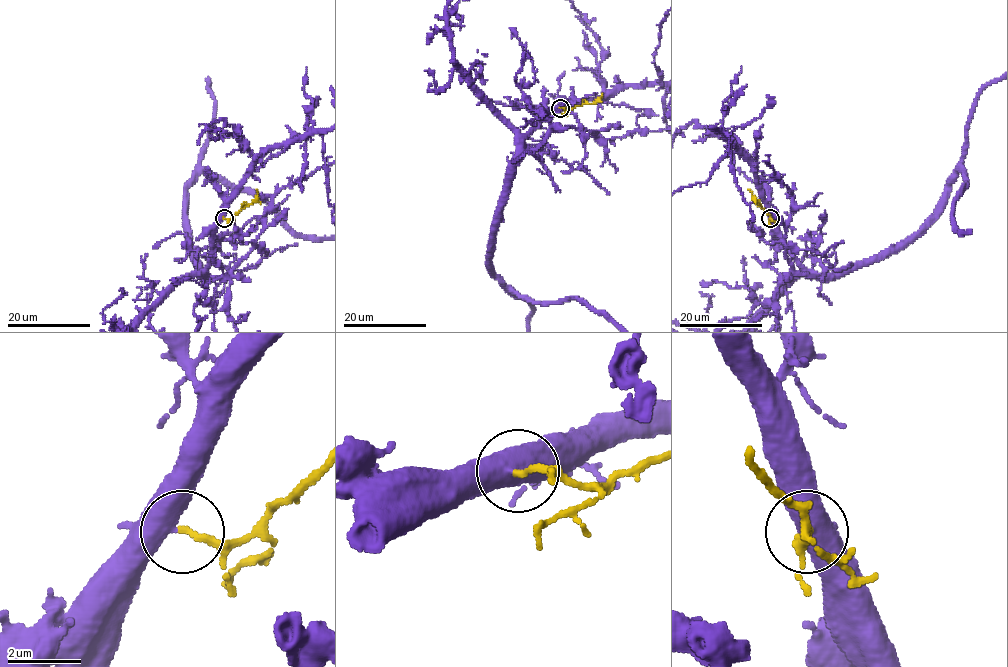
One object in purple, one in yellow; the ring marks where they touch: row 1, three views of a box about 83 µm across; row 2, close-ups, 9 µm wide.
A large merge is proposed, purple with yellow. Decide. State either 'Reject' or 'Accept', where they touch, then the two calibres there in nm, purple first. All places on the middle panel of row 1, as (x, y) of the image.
Accept. Place: (560, 108). Thickness 460 nm (purple) against 180 nm

